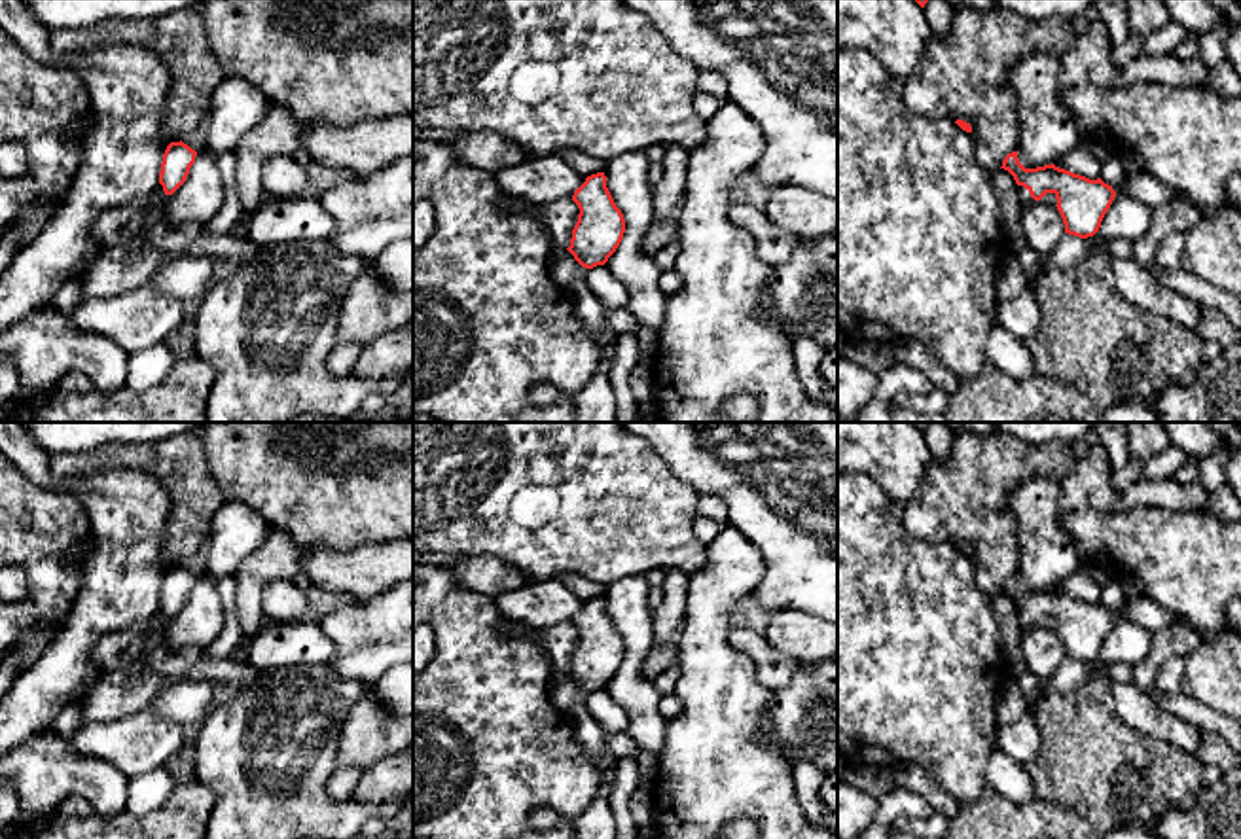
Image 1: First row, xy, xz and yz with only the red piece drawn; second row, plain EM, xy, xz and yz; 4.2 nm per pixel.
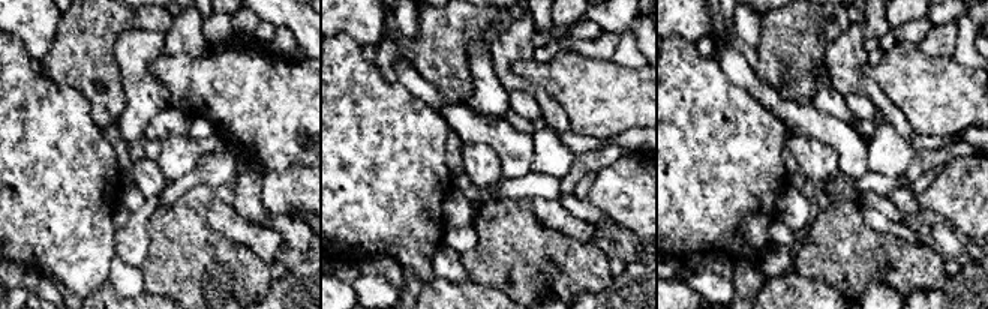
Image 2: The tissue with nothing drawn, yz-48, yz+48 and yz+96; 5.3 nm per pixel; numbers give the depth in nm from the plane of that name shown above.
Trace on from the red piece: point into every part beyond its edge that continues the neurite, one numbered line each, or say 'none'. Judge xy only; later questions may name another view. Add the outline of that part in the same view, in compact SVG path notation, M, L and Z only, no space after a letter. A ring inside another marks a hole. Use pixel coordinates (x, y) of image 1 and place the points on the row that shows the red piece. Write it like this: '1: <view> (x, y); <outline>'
1: xy (122, 224); M157 184L155 191L142 201L133 201L95 214L91 218L95 239L100 242L102 248L108 248L129 242L135 237L142 235L146 216L150 214L153 203L163 195L163 186Z

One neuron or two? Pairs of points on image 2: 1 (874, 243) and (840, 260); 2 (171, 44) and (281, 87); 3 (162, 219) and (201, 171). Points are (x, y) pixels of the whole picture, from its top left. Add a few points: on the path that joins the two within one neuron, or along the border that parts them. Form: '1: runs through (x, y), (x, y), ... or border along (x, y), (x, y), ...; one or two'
1: runs through (865, 252), (849, 254); one
2: border along (209, 45), (198, 56), (185, 53), (165, 54); two
3: border along (206, 183), (191, 186), (170, 206), (156, 206); two

